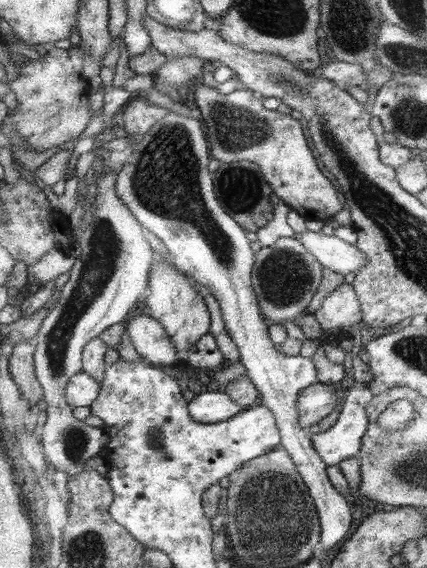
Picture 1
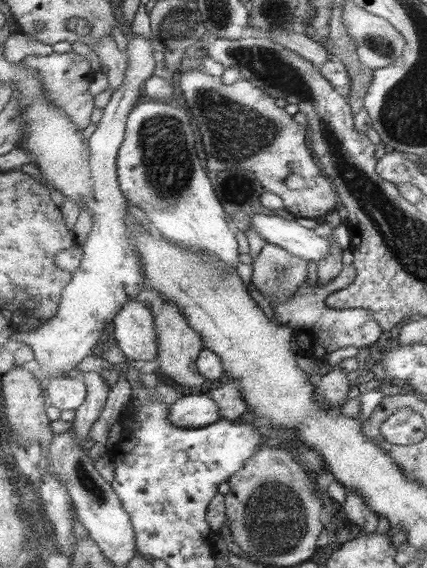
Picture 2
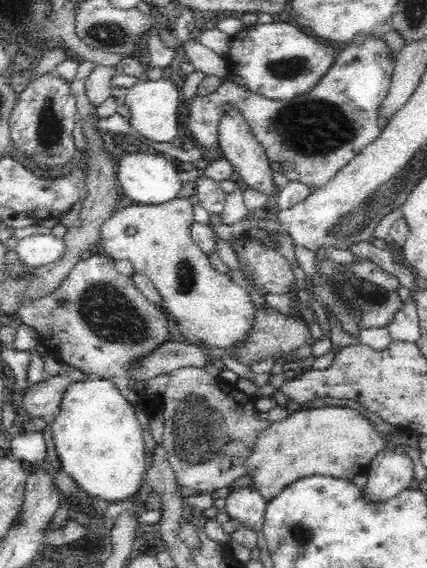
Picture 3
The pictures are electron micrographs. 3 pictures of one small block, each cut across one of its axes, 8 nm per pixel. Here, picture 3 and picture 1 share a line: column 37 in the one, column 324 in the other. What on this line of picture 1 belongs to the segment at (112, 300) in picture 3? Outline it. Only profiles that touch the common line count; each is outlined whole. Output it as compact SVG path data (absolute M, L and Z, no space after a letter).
M353 284L339 286L337 292L333 292L323 308L315 314L317 320L325 326L325 332L347 332L351 324L363 322L365 312L361 310L361 300L357 294L357 288Z

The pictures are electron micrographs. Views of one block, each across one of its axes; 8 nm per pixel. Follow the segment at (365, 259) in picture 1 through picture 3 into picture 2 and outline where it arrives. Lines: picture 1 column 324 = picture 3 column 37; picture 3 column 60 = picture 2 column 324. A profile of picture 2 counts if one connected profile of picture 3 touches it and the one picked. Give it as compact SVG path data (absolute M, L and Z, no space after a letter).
M255 214L251 218L251 228L255 228L255 232L259 232L259 236L267 240L267 244L277 244L293 256L301 256L309 262L321 262L331 254L329 238L317 236L313 230L303 228L295 220Z

